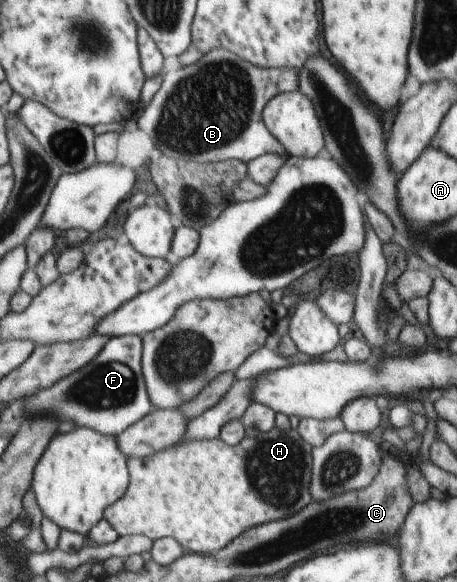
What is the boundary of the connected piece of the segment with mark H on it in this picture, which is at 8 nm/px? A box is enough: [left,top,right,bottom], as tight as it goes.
[104,427,312,555]

